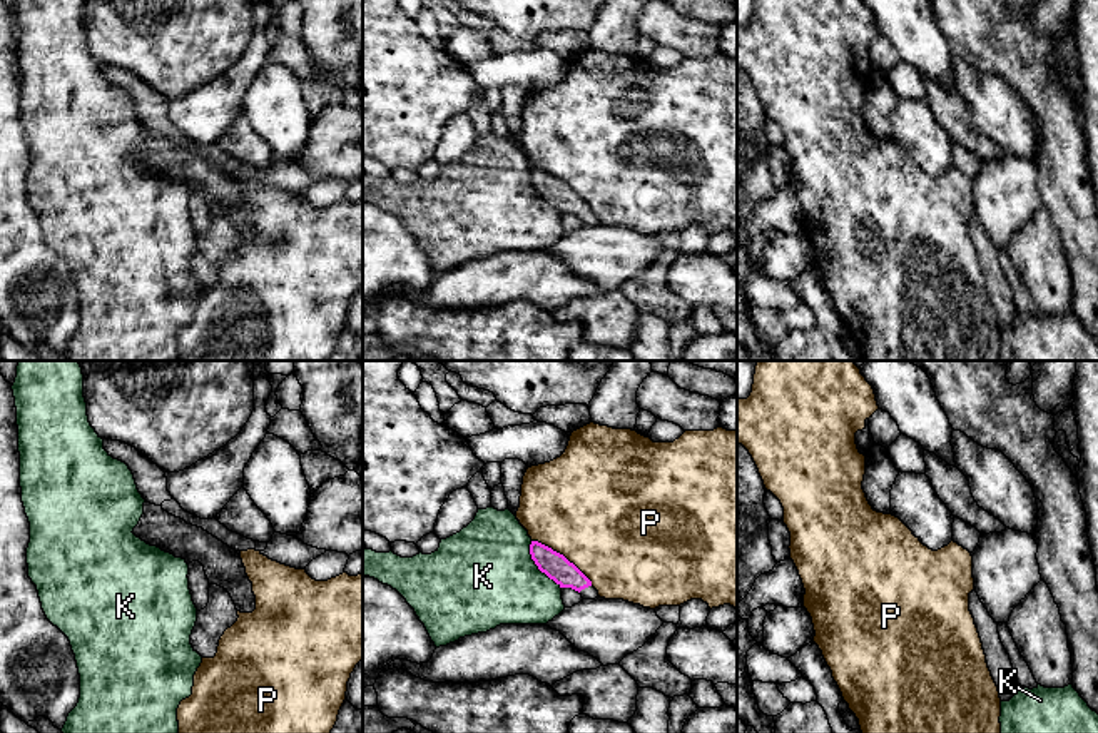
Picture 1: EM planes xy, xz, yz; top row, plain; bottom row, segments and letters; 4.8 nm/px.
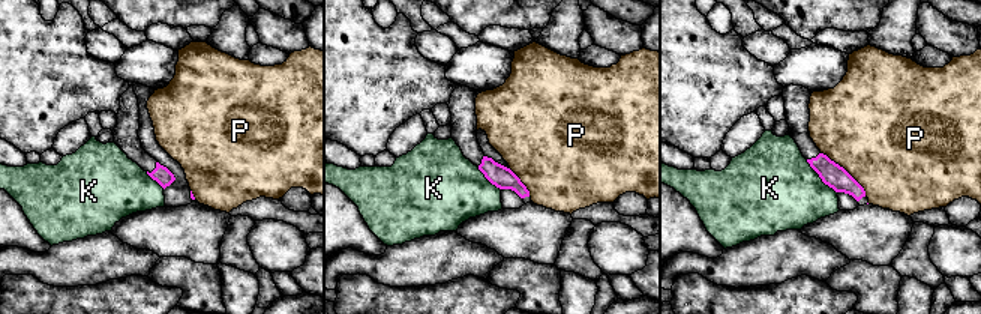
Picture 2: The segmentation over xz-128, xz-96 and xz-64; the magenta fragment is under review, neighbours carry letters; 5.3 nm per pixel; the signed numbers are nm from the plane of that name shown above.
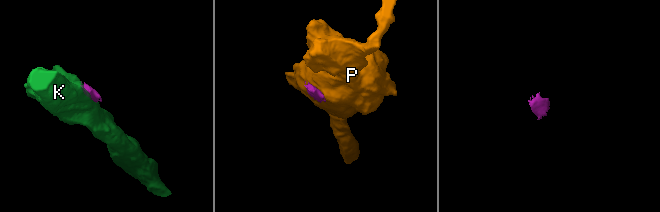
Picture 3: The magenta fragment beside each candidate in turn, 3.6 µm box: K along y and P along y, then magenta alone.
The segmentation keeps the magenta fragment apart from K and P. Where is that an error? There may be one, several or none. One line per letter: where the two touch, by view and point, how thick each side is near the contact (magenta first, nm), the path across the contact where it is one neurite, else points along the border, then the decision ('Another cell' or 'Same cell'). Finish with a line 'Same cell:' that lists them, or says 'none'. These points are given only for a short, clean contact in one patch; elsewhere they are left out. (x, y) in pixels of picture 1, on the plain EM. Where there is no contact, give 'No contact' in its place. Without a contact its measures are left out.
K: Touches magenta at xz (537, 191). Thickness 120 nm (magenta) against 460 nm. Another cell
P: Touches magenta at xz (562, 181). Thickness 120 nm (magenta) against 500 nm. Another cell
Same cell: none

